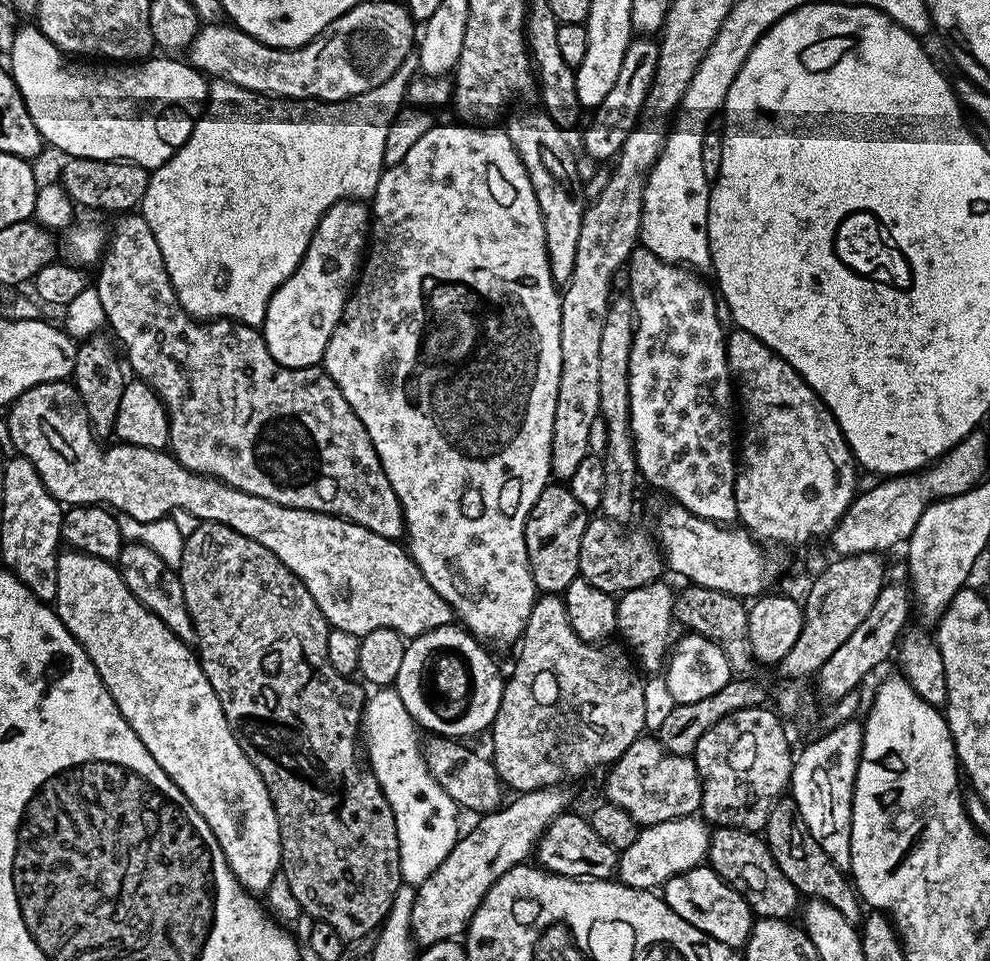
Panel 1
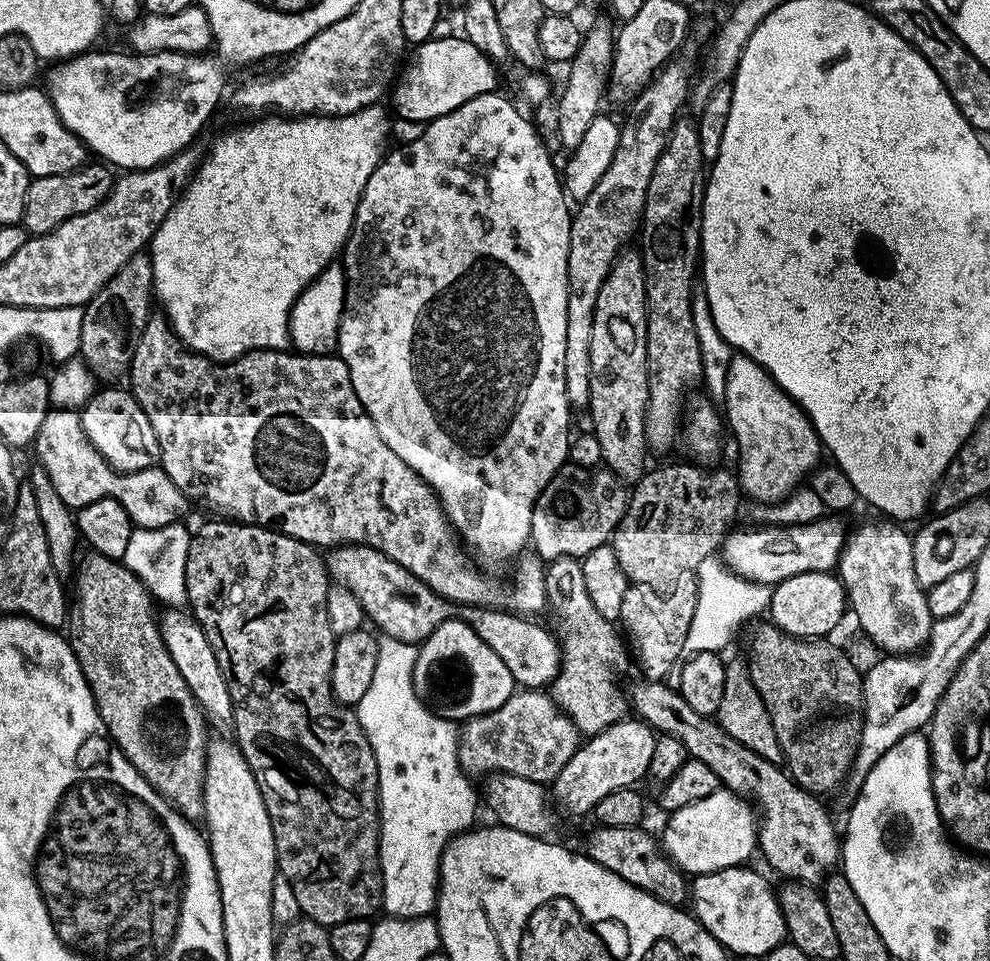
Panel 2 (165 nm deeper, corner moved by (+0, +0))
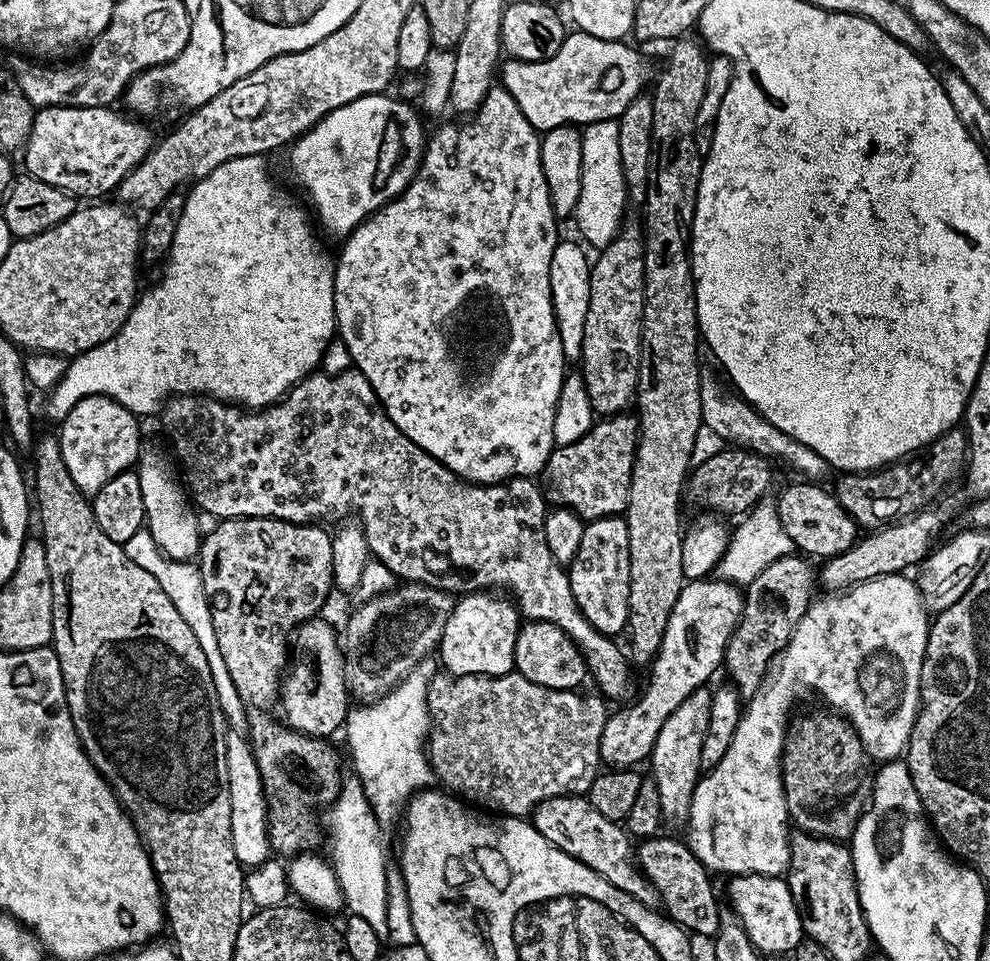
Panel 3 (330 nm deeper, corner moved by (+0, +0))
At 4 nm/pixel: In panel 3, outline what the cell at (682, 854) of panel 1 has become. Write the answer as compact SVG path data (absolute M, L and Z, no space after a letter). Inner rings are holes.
M904 574L882 576L878 580L867 580L861 584L856 584L853 588L839 594L825 595L823 597L825 600L820 600L820 598L813 599L812 603L809 604L806 614L793 630L788 644L772 661L763 684L761 684L755 696L747 701L738 726L734 730L734 738L730 742L730 750L726 750L726 754L722 754L722 762L718 762L718 766L705 771L701 775L700 781L696 783L696 789L690 802L690 818L686 825L686 833L688 832L686 843L690 851L701 860L705 868L713 873L728 872L727 874L758 874L759 876L783 877L787 873L790 854L792 853L788 845L790 839L790 817L788 807L786 806L786 798L784 797L784 777L780 770L780 759L784 757L784 738L790 723L788 711L795 706L796 700L802 699L807 692L817 692L828 703L825 705L829 709L839 712L844 719L850 721L852 729L862 738L864 748L868 751L868 755L872 757L873 761L887 762L895 760L907 749L908 739L912 733L916 715L920 713L920 675L922 674L922 662L926 654L926 642L928 641L928 629L930 627L930 613L922 602L917 581L915 579L907 580L908 578Z

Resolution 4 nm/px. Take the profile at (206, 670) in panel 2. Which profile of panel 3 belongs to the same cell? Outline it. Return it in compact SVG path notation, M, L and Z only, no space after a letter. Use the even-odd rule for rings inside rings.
M234 730L228 732L226 742L226 782L230 782L230 838L234 842L234 854L245 869L258 869L270 856L268 801L251 743L245 737L243 740Z

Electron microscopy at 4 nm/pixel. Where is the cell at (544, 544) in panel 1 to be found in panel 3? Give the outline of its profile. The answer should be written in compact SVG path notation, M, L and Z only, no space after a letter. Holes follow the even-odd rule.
M628 415L597 419L578 442L553 447L542 473L542 491L549 505L568 508L585 522L627 512L636 441L640 434L639 419Z

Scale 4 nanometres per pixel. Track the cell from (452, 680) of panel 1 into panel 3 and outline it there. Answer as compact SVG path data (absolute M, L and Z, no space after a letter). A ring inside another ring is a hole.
M487 591L469 592L453 603L438 645L438 660L445 673L453 676L502 676L515 669L514 648L522 627L522 617L511 599L503 600L500 596L503 595Z

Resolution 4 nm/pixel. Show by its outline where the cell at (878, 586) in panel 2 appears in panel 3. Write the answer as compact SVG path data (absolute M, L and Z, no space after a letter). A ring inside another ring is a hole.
M816 482L792 484L780 496L778 517L782 528L801 553L813 552L827 558L837 552L845 552L858 540L858 525L847 510L836 501L835 495ZM801 548L801 549L800 549Z

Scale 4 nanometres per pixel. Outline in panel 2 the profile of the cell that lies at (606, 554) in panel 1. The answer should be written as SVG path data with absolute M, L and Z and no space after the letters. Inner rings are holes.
M688 463L692 464L664 464L653 472L652 469L645 471L635 481L622 522L618 522L610 541L614 558L618 558L618 566L622 566L622 574L626 574L633 585L645 585L653 593L670 593L679 577L695 573L699 564L723 545L724 537L733 527L732 519L740 508L740 500L742 501L740 486L733 473L731 476L720 468L713 467L709 470L699 463Z

